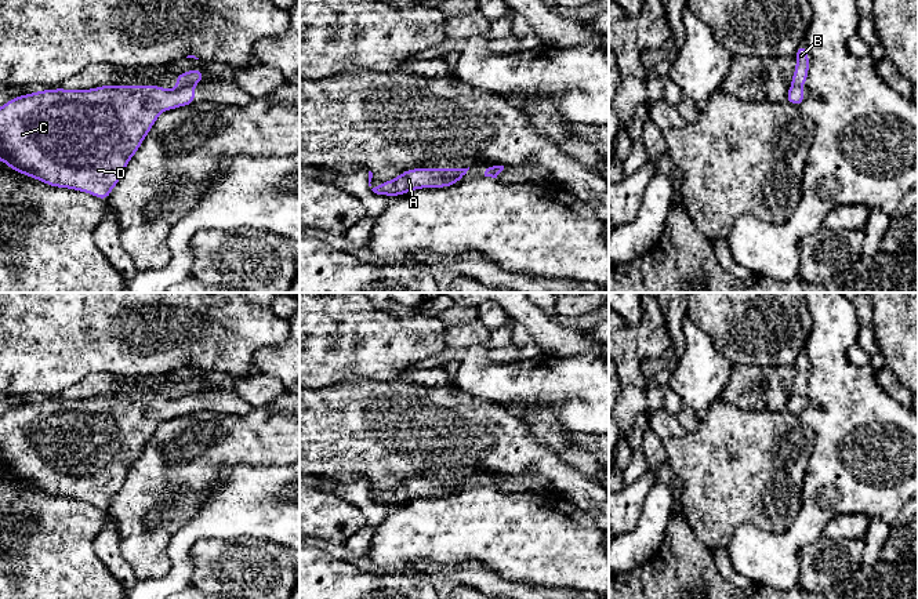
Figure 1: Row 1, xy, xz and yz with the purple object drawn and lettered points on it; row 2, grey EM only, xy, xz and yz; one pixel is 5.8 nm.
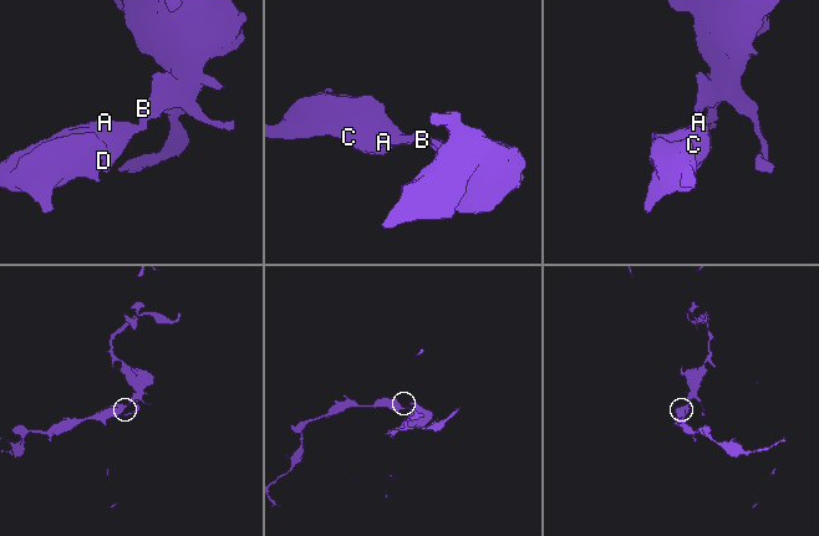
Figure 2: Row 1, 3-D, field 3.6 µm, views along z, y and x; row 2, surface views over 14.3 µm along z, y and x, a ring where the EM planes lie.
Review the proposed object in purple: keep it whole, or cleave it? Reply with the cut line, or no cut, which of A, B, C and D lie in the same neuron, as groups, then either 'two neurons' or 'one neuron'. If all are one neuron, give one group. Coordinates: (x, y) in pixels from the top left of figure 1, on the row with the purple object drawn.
cut in xy along (193, 84), (177, 89); A C D / B; two neurons

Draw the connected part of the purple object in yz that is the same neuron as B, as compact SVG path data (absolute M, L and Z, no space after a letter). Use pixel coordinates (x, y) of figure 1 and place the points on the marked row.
M799 46L794 58L797 59L797 66L791 80L791 86L803 87L806 84L808 72L810 66L808 57L808 46Z

